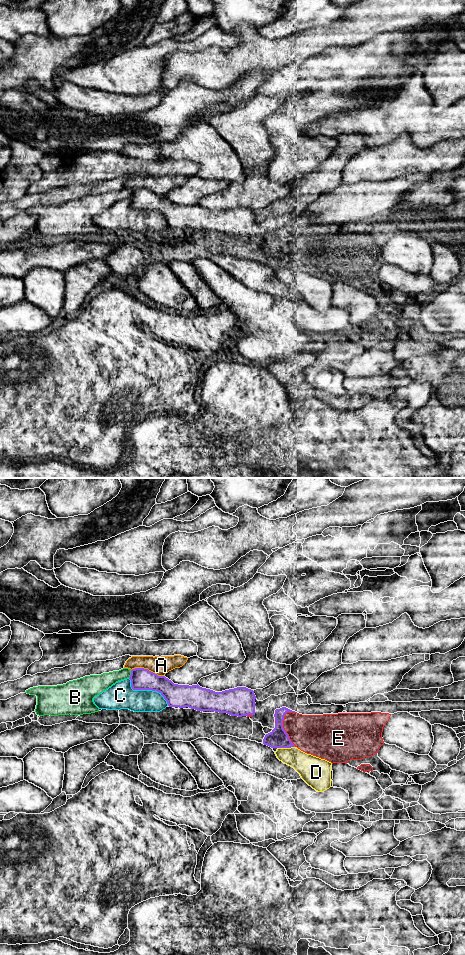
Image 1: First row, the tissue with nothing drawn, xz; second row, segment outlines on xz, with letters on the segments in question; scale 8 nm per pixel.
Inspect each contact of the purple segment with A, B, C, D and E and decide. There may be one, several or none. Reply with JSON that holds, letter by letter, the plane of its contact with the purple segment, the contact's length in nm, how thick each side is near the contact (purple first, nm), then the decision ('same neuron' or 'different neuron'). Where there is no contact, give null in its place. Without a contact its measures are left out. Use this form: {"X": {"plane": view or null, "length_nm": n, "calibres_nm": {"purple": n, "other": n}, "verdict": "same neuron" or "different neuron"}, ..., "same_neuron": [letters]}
{"A": {"plane": "xz", "length_nm": 280, "calibres_nm": {"purple": 180, "other": 140}, "verdict": "different neuron"}, "B": {"plane": "xz", "length_nm": 70, "calibres_nm": {"purple": 180, "other": 130}, "verdict": "different neuron"}, "C": {"plane": "xz", "length_nm": 400, "calibres_nm": {"purple": 180, "other": 220}, "verdict": "different neuron"}, "D": {"plane": "xz", "length_nm": 140, "calibres_nm": {"purple": 160, "other": 200}, "verdict": "different neuron"}, "E": {"plane": "xz", "length_nm": 300, "calibres_nm": {"purple": 160, "other": 320}, "verdict": "different neuron"}, "same_neuron": []}

